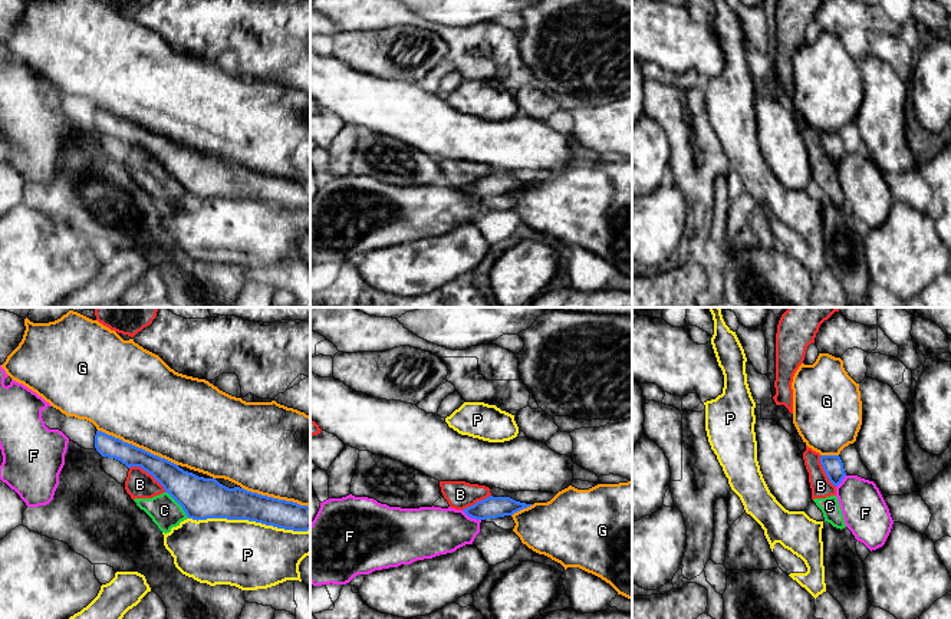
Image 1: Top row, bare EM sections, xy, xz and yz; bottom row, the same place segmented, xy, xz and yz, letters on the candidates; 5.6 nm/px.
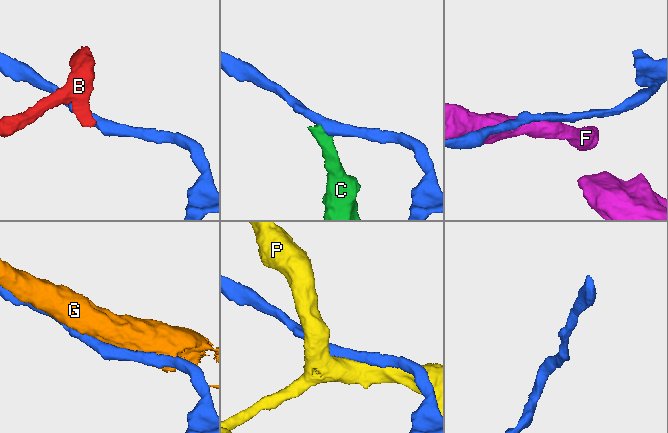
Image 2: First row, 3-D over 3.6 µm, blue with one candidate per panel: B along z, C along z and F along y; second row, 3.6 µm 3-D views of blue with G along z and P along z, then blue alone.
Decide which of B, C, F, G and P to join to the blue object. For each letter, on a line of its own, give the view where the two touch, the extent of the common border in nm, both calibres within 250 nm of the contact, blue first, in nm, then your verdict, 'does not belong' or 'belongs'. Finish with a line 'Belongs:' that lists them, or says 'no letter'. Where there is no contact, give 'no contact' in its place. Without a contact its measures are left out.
B: meets blue in xy; contact 240 nm long; 190 nm thick on the blue side, 160 nm on the other; does not belong
C: meets blue in xy; contact 200 nm long; 240 nm thick on the blue side, 170 nm on the other; does not belong
F: meets blue in xz; contact 130 nm long; 130 nm thick on the blue side, 280 nm on the other; does not belong
G: meets blue in xy; contact 500 nm long; 150 nm thick on the blue side, 480 nm on the other; does not belong
P: meets blue in xy; contact 700 nm long; 200 nm thick on the blue side, 380 nm on the other; does not belong
Belongs: no letter

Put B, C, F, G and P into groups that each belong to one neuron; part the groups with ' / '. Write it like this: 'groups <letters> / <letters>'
groups B C / F / G / P

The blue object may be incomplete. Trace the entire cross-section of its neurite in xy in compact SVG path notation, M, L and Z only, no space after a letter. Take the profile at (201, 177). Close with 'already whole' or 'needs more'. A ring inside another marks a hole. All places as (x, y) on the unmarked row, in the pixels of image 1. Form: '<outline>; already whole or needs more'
M96 109L95 126L128 146L141 145L158 159L188 197L249 198L277 207L310 208L310 185L279 178L240 165L228 167L215 157L198 155L177 142L119 116Z; already whole

